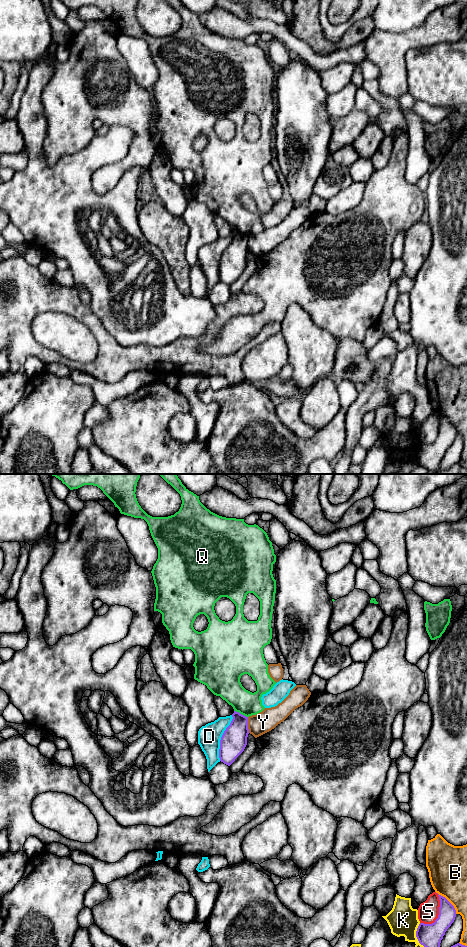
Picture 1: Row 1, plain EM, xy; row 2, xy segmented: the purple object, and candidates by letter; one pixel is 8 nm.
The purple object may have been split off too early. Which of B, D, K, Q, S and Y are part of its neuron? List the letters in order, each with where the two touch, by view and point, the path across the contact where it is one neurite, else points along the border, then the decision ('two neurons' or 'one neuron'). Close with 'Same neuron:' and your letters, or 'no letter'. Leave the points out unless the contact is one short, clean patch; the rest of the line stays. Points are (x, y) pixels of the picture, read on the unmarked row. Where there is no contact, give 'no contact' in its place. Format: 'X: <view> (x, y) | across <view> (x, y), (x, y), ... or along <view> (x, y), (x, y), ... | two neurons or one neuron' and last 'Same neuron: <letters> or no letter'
B: xy (449, 422) | two neurons
D: xy (221, 258) | two neurons
K: xy (418, 460) | two neurons
Q: xy (241, 234) | along xy (234, 230), (247, 237) | two neurons
S: xy (439, 434) | two neurons
Y: xy (247, 245) | two neurons
Same neuron: no letter

